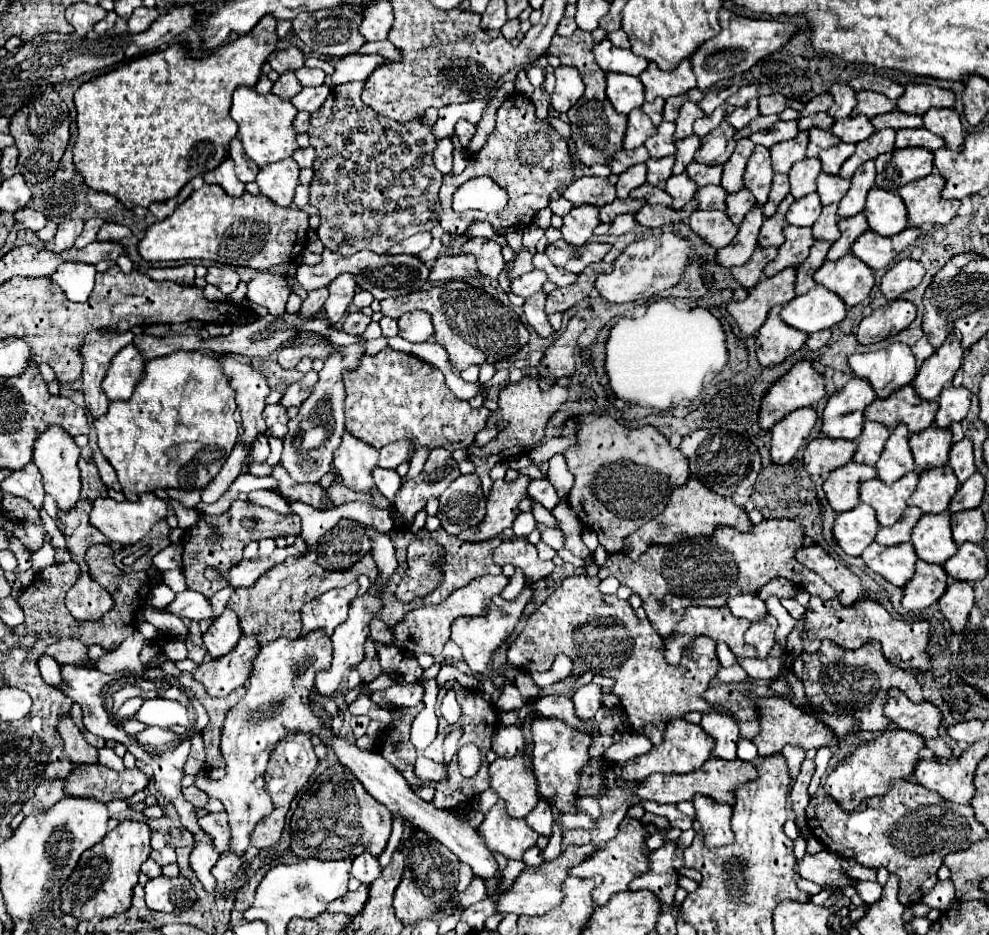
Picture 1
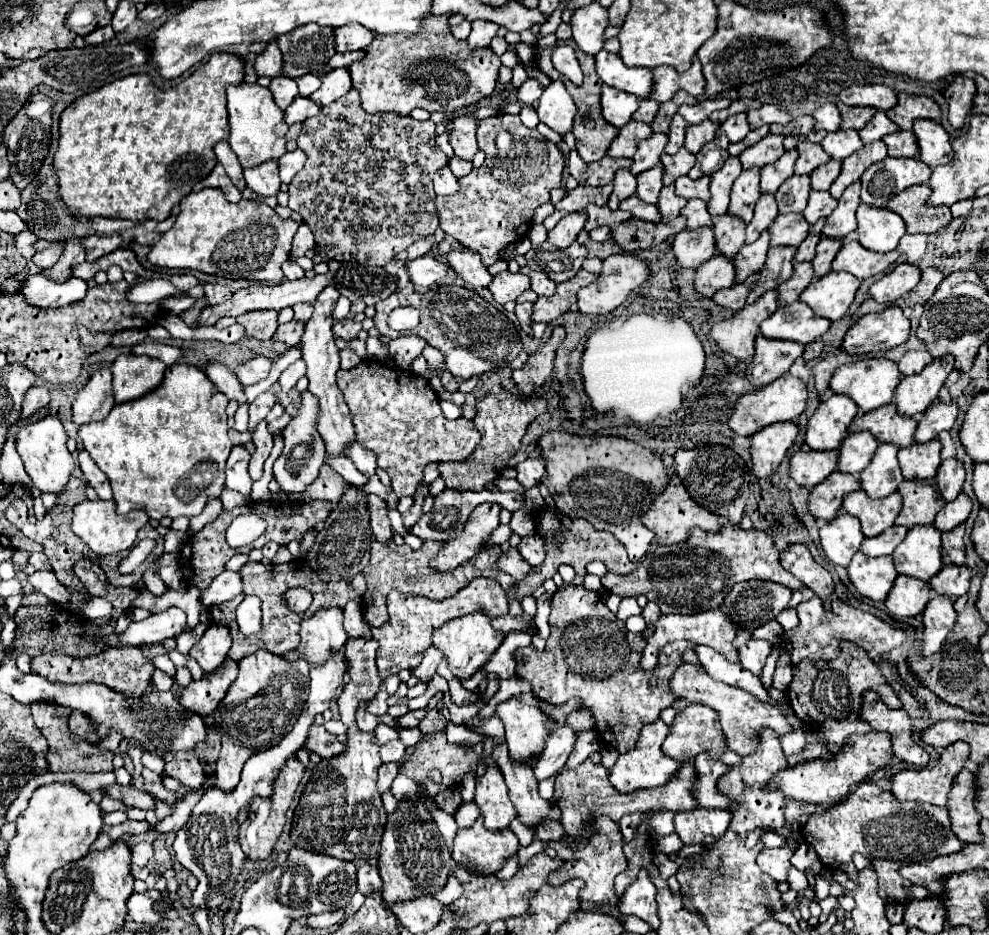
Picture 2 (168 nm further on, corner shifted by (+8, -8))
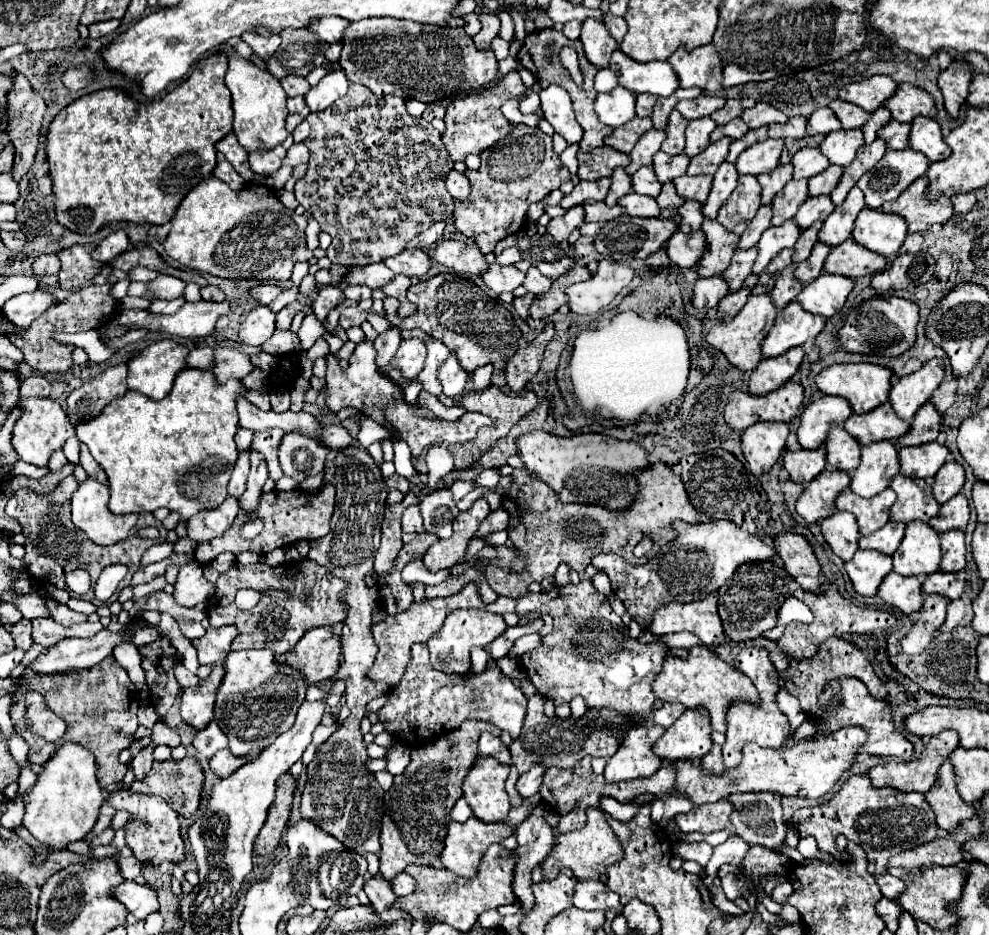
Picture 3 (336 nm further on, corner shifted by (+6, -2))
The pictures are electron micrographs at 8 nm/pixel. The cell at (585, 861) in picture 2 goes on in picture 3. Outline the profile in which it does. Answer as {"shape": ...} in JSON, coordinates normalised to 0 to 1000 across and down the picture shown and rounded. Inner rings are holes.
{"shape":[[[595,864],[593,873],[595,873],[595,879],[590,886],[574,890],[574,892],[564,892],[560,896],[560,905],[558,905],[556,913],[546,924],[548,937],[552,941],[562,939],[566,928],[576,928],[582,939],[588,939],[588,941],[601,939],[601,941],[611,943],[613,941],[613,926],[621,924],[623,920],[627,920],[627,916],[631,916],[623,892],[619,890],[619,886],[615,883],[615,879],[611,875],[611,868],[607,868],[605,864]]]}

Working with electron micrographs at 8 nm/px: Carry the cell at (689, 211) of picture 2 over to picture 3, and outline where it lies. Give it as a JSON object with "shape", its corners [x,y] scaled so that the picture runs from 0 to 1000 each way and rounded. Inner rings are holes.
{"shape":[[[694,214],[694,216],[688,220],[686,229],[688,229],[688,233],[690,233],[686,246],[688,246],[688,248],[694,248],[694,250],[706,246],[708,240],[710,240],[710,235],[712,235],[712,231],[710,231],[710,218],[706,218],[706,216],[702,216],[702,214]]]}

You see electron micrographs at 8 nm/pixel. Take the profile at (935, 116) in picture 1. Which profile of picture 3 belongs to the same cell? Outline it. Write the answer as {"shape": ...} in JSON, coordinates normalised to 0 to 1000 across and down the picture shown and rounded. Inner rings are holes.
{"shape":[[[926,124],[926,128],[922,128],[920,158],[926,163],[932,163],[940,173],[954,171],[961,167],[961,158],[954,152],[948,130],[936,124]]]}

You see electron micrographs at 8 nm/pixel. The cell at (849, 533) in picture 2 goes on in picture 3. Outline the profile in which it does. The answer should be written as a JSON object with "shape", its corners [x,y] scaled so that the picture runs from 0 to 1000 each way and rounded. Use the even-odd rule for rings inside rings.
{"shape":[[[845,545],[831,558],[831,571],[847,597],[851,597],[853,601],[861,599],[863,590],[868,588],[868,575],[870,575],[866,554],[861,550]]]}

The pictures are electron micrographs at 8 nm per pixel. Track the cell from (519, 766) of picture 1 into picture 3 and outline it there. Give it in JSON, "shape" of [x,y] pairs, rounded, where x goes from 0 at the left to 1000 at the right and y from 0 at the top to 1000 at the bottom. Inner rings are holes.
{"shape":[[[483,809],[479,819],[475,821],[473,830],[469,832],[469,836],[467,836],[469,853],[471,853],[473,862],[477,864],[479,873],[483,873],[487,879],[508,879],[514,873],[516,856],[514,856],[514,847],[510,843],[514,828],[516,828],[516,819],[506,817],[497,809]]]}

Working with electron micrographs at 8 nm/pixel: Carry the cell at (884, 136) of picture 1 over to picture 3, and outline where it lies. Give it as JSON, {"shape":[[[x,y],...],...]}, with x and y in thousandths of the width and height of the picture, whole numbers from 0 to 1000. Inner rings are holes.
{"shape":[[[886,148],[882,154],[874,154],[874,158],[870,158],[870,163],[866,165],[866,171],[861,175],[857,175],[857,180],[853,180],[849,197],[839,207],[839,214],[843,216],[843,220],[849,220],[853,216],[855,207],[866,199],[870,188],[876,186],[884,175],[888,175],[888,171],[894,167],[894,163],[896,163],[896,154],[890,148]]]}

